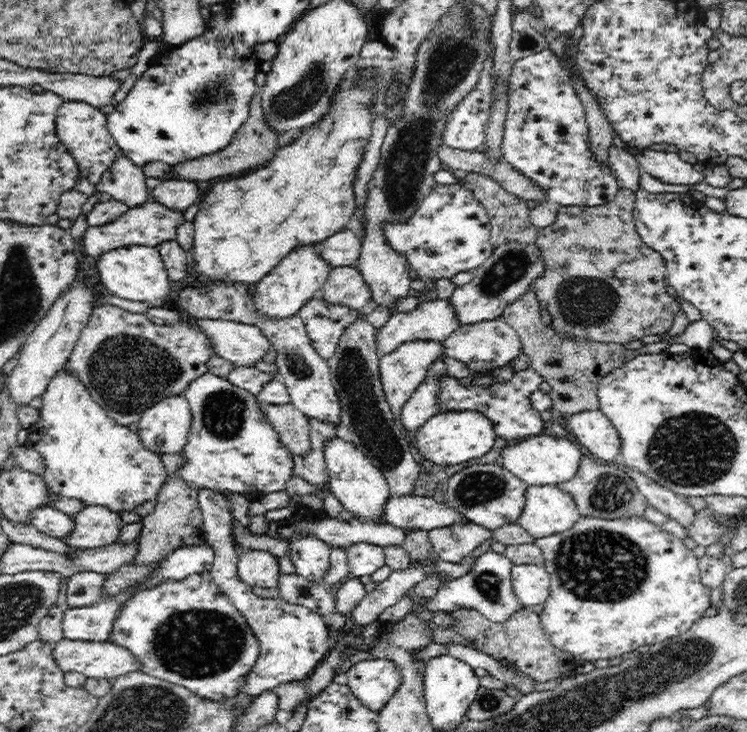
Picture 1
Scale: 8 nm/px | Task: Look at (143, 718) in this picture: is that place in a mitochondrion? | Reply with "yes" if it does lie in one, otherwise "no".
yes

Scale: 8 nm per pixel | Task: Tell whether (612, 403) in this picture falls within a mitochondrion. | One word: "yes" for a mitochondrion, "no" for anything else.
no

